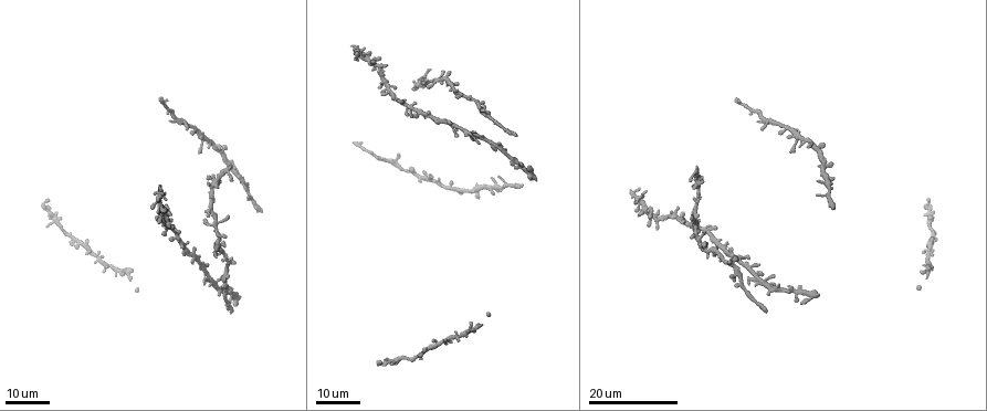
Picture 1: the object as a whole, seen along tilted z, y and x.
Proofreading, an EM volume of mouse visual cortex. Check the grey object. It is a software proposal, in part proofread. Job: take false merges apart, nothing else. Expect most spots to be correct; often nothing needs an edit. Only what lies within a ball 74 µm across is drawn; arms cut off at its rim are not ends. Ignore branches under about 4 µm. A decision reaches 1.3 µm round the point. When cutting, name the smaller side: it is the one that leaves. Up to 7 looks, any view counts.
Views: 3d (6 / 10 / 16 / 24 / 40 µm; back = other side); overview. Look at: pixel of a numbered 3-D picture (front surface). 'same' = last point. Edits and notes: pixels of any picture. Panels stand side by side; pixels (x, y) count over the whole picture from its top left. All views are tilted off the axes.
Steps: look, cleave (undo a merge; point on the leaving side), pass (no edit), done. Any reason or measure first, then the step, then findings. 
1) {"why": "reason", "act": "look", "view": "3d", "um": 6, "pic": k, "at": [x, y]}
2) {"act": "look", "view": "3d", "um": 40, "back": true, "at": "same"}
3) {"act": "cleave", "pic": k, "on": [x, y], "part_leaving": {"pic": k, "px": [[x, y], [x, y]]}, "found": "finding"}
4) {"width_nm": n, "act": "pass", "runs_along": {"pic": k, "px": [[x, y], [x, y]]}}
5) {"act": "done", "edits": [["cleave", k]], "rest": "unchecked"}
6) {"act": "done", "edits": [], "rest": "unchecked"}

{"why": "a fork", "act": "look", "view": "3d", "um": 24, "pic": 1, "at": [767, 117]}

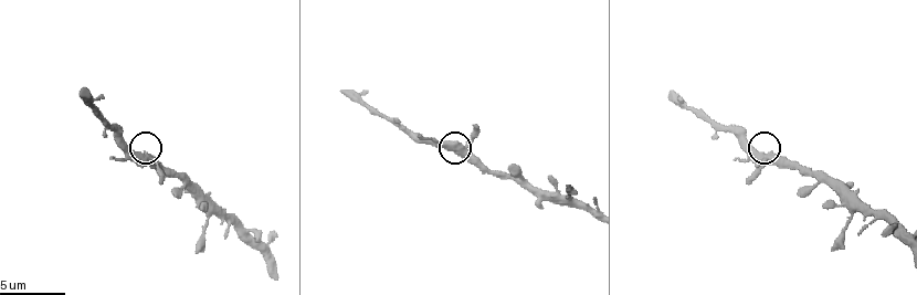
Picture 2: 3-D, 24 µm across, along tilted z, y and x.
{"act": "look", "view": "3d", "um": 10, "pic": 2, "at": [459, 152]}

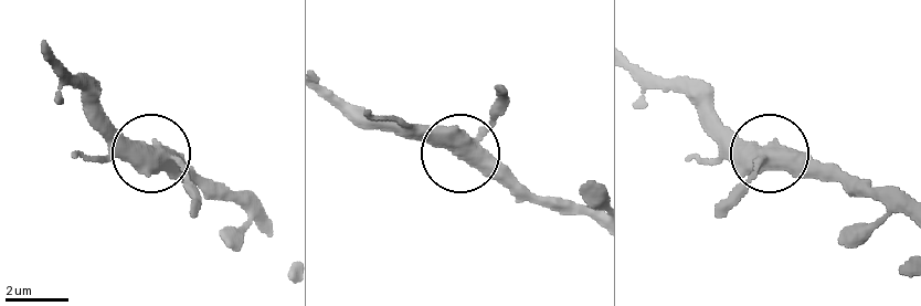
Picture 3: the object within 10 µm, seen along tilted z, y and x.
{"side_arm_um": 11, "act": "pass", "found": "all the same cell"}

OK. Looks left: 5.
{"act": "look", "view": "3d", "um": 24, "pic": 1, "at": [212, 177]}

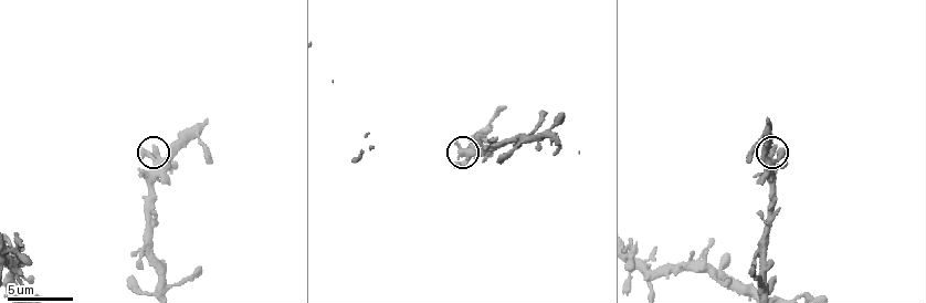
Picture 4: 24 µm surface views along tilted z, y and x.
{"why": "closer look", "act": "look", "view": "3d", "um": 10, "pic": 4, "at": [778, 160]}

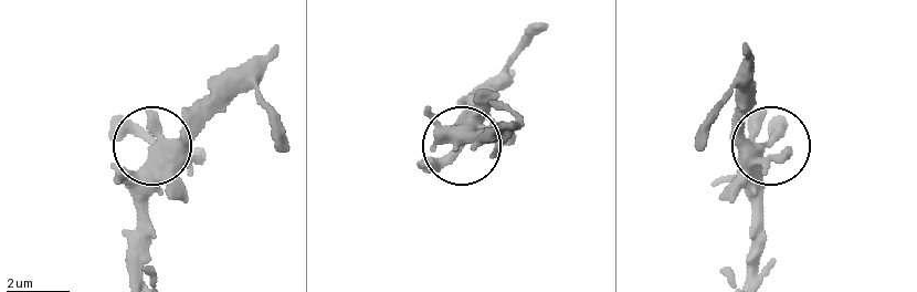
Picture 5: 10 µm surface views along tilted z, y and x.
{"width_nm": 360, "act": "pass", "runs_along": {"pic": 5, "px": [[140, 275], [141, 173], [157, 142], [213, 112]]}, "found": "continuous, no second cell"}

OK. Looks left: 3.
{"why": "four or more arms meet", "act": "look", "view": "3d", "um": 16, "pic": 1, "at": [205, 270]}

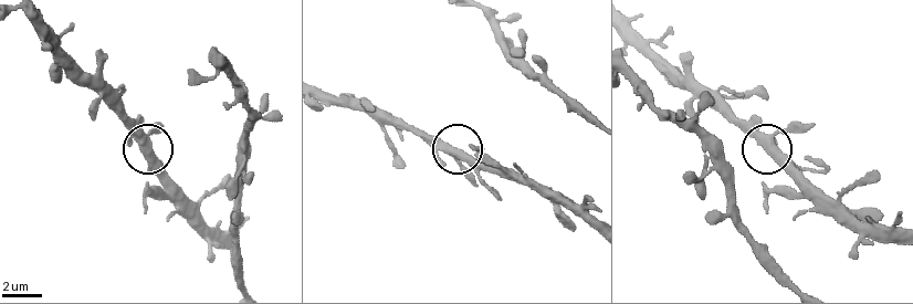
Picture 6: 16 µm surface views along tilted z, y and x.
{"why": "closer look", "act": "look", "view": "3d", "um": 6, "pic": 6, "at": [449, 150]}

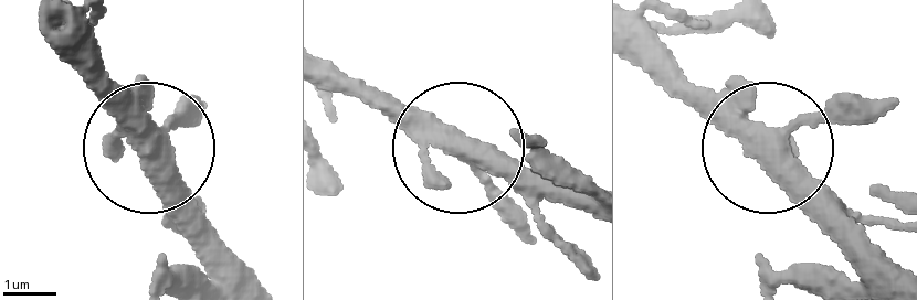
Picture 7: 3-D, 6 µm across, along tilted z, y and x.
{"act": "pass", "found": "one cell here"}

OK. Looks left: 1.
{"act": "done", "edits": [], "rest": "unchecked"}

